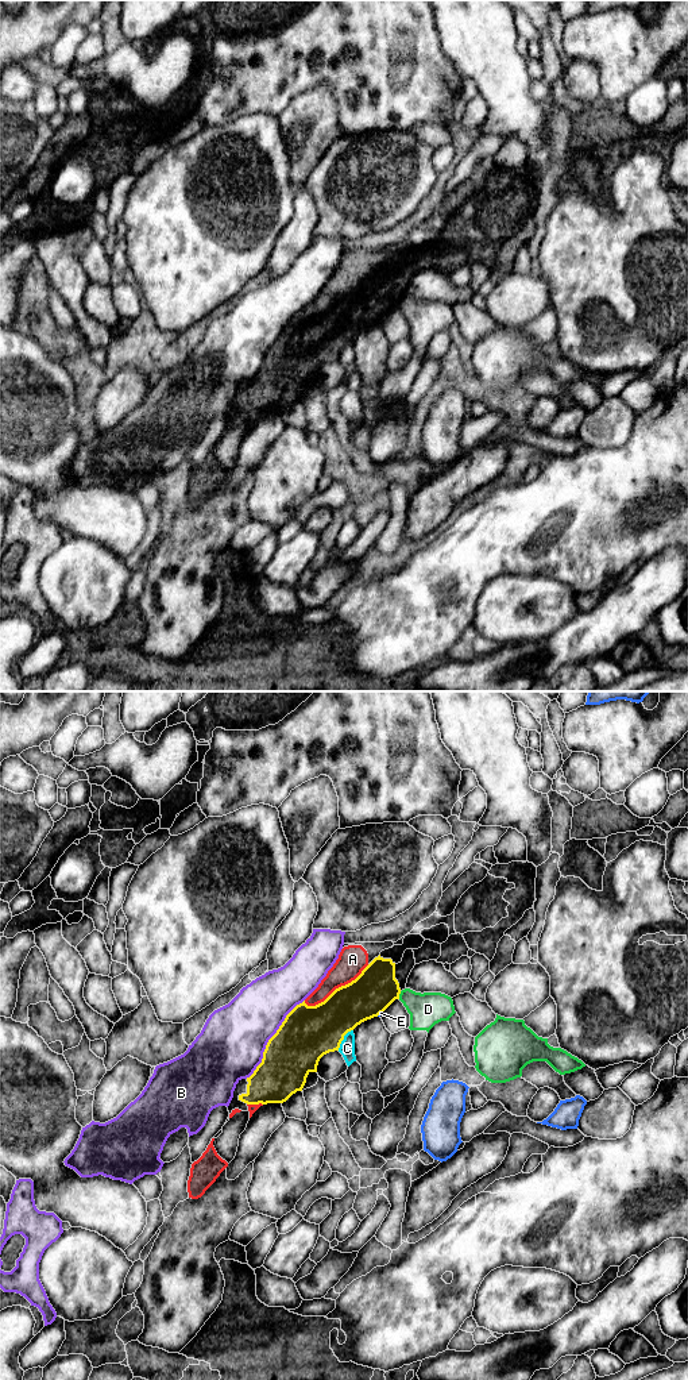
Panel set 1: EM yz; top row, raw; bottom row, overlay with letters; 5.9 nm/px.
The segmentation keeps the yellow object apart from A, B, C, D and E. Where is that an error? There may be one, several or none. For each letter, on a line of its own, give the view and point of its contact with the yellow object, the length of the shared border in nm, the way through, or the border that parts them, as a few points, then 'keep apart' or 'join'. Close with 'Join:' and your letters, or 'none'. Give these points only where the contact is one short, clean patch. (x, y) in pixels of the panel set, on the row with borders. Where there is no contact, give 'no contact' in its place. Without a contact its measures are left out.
A: meets yellow in yz at (336, 989); contact 460 nm long; join
B: meets yellow in yz at (270, 1039); contact 600 nm long; keep apart
C: meets yellow in yz at (343, 1039); contact 160 nm long; keep apart
D: meets yellow in yz at (398, 995); contact 50 nm long; border along yz (401, 991), (398, 998); keep apart
E: meets yellow in yz at (379, 1013); contact 50 nm long; border along yz (382, 1012), (377, 1016); keep apart
Join: A

